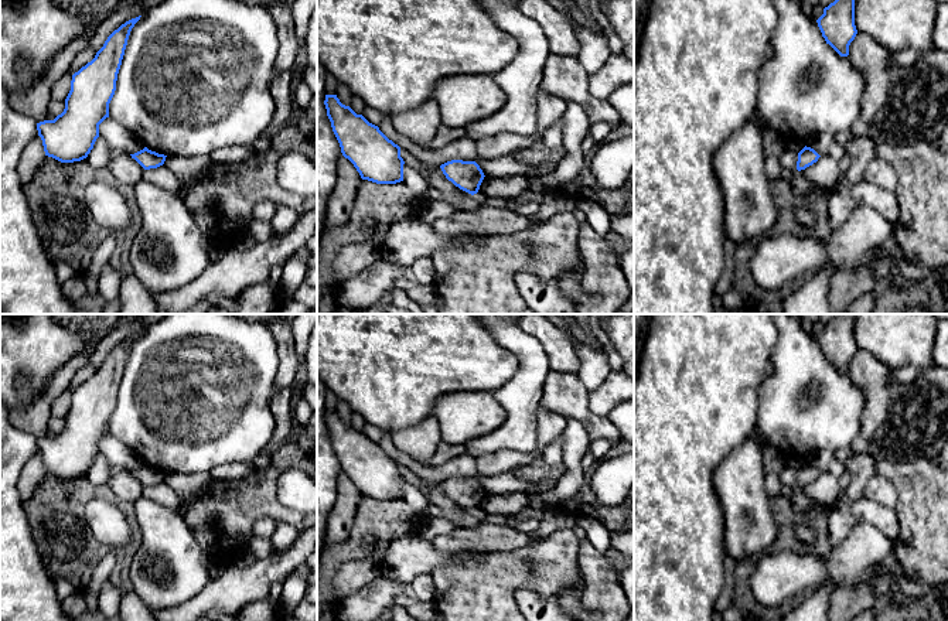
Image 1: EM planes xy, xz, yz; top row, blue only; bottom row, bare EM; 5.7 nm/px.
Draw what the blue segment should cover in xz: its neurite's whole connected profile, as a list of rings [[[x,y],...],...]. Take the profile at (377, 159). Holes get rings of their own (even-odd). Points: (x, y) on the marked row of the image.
[[[325,95],[324,105],[342,156],[354,164],[362,180],[376,184],[403,181],[405,161],[398,144],[362,115],[342,105],[337,95]]]

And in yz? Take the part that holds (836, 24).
[[[835,0],[823,8],[823,14],[816,23],[826,44],[840,57],[848,57],[849,45],[857,34],[855,25],[855,0]]]

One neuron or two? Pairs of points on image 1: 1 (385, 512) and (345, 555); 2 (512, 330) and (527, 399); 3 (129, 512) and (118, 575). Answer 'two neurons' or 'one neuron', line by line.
1: one neuron
2: one neuron
3: one neuron

